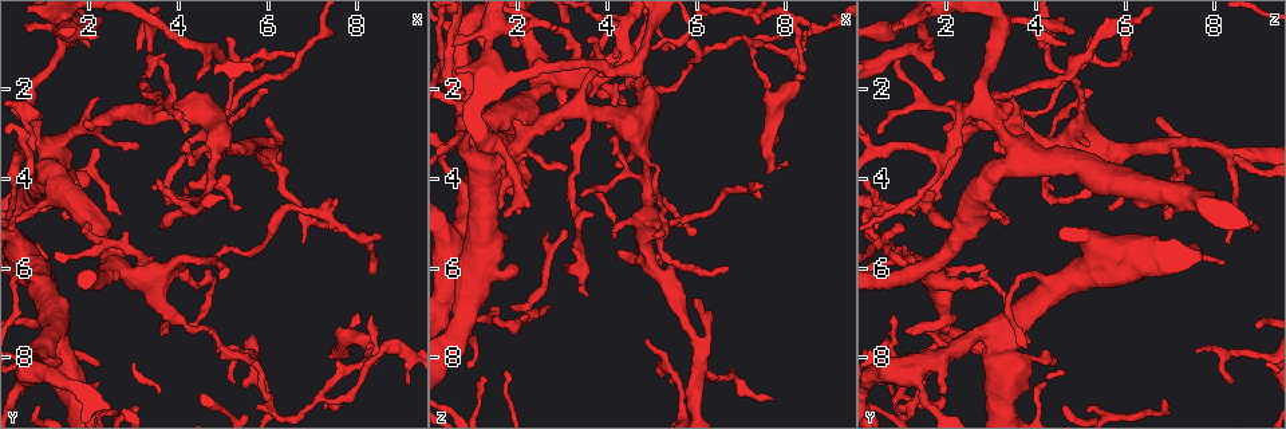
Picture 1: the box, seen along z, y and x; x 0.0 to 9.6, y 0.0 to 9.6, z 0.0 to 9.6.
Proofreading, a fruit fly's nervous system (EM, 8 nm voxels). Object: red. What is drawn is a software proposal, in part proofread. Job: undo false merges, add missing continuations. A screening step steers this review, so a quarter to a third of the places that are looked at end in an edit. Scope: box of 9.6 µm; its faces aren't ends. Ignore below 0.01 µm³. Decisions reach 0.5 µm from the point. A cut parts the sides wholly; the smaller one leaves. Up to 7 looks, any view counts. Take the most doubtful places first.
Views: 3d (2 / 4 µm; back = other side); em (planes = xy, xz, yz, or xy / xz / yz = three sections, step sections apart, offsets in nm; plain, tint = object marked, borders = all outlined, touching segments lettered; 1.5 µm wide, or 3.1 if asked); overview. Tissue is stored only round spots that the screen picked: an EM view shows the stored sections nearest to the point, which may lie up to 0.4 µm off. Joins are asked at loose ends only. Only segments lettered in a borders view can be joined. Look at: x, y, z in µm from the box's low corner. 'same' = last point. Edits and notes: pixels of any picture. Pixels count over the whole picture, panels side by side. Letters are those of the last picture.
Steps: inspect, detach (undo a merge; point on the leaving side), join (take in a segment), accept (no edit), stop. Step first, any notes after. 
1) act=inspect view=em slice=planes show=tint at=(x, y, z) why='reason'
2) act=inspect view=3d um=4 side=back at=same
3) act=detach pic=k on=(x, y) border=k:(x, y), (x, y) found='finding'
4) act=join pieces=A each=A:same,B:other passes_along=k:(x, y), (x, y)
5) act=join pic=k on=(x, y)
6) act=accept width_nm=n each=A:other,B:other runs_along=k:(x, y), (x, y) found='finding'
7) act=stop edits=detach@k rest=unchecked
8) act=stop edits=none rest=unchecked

act=inspect view=em slice=planes show=plain at=(7.05, 9.00, 0.90) why='four arms meet'

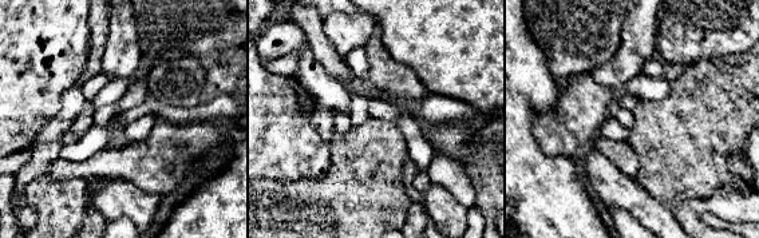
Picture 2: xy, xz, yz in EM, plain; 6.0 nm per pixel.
act=inspect view=em slice=planes show=tint at=same why='where the object lies'

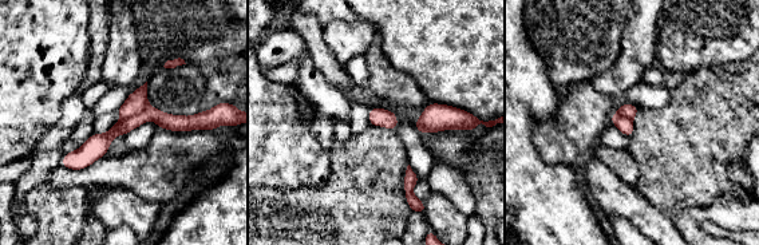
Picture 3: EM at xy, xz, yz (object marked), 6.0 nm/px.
act=inspect view=em slice=planes show=borders at=same

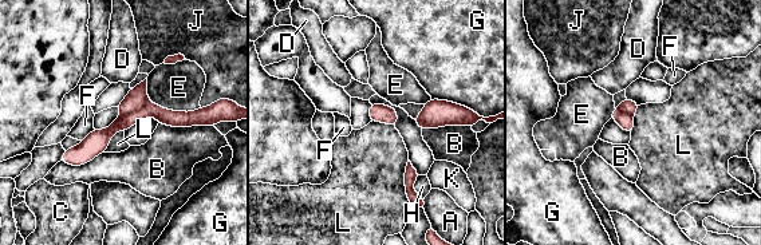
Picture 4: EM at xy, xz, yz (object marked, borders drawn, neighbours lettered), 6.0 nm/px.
act=detach pic=4 on=(137, 98) each=A:other,B:other,C:other,D:other,E:other,F:other,G:other,H:other,J:other,K:other,L:other border=4:(149, 101), (122, 115) found='two neurons meet here'

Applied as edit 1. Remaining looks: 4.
act=inspect view=em slice=xy step=8 show=tint at=(2.15, 3.35, 7.05) why='an open end'

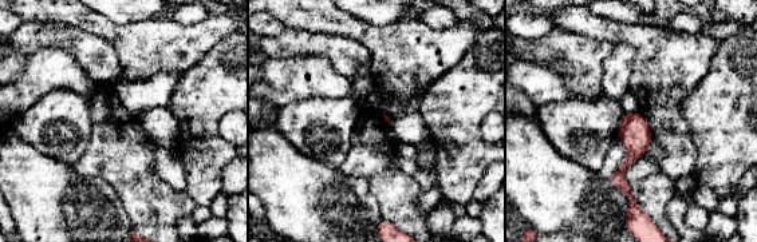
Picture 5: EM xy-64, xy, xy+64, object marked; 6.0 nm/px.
act=inspect view=em slice=planes show=borders at=same why='cut it another way'

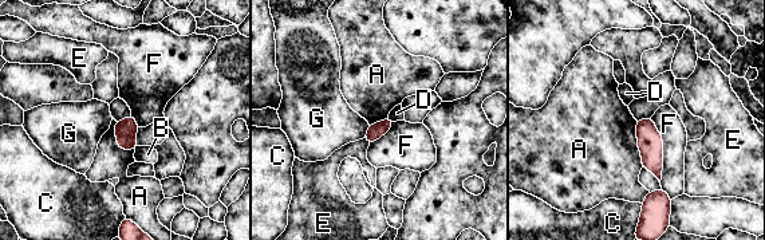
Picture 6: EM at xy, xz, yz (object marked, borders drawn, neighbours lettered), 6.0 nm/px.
act=accept longest_contact=F:400nm each=A:other,B:other,C:other,D:other,E:other,F:other,G:other border=6:(635, 121), (637, 148), (642, 166) found='no lettered segment goes on from it'

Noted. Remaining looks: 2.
act=inspect view=em slice=xz step=8 show=borders at=(0.60, 3.35, 2.10) why='two arms in line, one across'

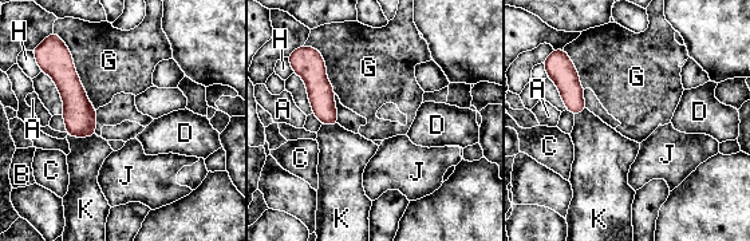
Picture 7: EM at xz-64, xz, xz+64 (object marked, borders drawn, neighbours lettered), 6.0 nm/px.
act=inspect view=em slice=planes show=borders at=same why='cut it another way'

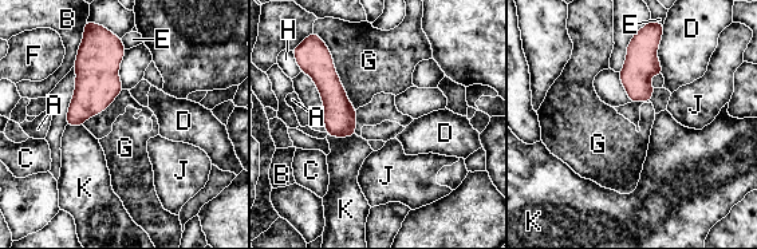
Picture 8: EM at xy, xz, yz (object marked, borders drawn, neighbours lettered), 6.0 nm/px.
act=accept each=A:other,B:other,C:other,D:other,E:other,F:other,G:other,H:other,J:other,K:other runs_along=8:(326, 51), (326, 79), (350, 133) found='continuous, no second neuron'

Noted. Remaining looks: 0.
act=stop edits=detach@4 rest=unchecked

